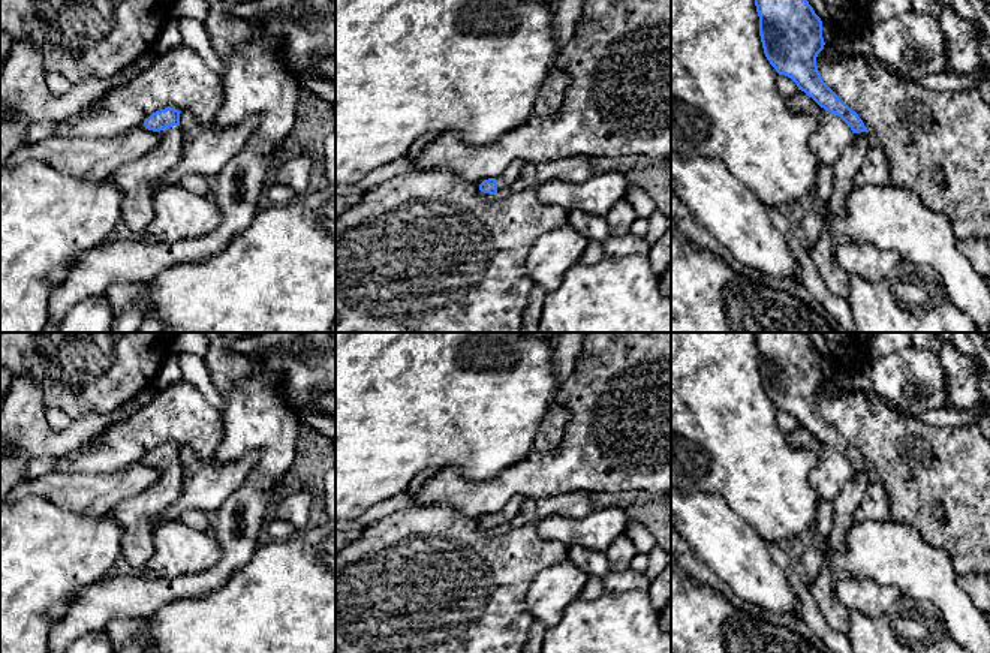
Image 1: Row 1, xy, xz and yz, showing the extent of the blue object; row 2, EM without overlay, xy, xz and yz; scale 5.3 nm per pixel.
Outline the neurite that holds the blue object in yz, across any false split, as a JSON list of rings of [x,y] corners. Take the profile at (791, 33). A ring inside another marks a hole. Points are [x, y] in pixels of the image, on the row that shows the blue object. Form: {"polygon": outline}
{"polygon": [[[755,0],[759,16],[759,36],[764,54],[779,75],[791,78],[825,111],[839,115],[854,132],[854,142],[846,145],[833,165],[834,187],[825,210],[825,223],[809,256],[827,289],[842,298],[849,294],[849,274],[836,259],[837,237],[833,232],[834,216],[846,213],[854,177],[860,171],[869,150],[869,130],[824,81],[816,57],[824,49],[822,21],[807,0]]]}

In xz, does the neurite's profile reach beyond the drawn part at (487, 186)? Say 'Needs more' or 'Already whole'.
Needs more

